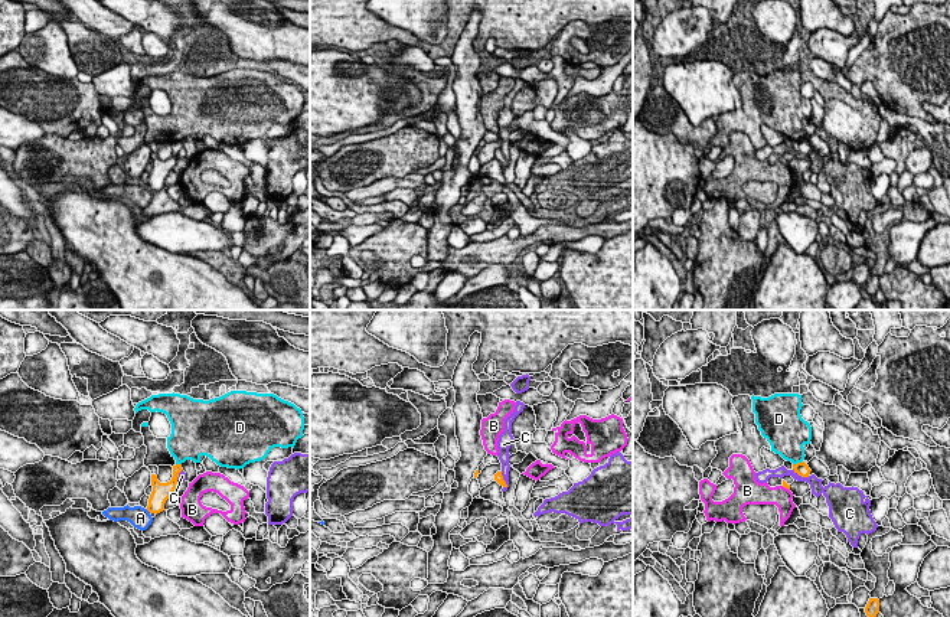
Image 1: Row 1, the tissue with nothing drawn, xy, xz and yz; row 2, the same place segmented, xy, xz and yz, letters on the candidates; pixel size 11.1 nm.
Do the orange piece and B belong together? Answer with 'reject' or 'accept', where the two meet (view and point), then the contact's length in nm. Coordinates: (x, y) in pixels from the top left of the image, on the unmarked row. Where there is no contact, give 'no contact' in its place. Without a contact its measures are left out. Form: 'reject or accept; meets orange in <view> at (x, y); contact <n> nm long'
reject; meets orange in yz at (786, 165); contact 110 nm long

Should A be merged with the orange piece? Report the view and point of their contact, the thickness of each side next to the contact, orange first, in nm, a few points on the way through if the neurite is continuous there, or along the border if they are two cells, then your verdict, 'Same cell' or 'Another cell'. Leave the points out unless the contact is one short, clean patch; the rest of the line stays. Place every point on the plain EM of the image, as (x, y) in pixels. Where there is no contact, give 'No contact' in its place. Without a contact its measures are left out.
Touches orange at xy (149, 188). Thickness 200 nm (orange) against 240 nm. Boundary: xy (146, 186), (150, 189). Another cell

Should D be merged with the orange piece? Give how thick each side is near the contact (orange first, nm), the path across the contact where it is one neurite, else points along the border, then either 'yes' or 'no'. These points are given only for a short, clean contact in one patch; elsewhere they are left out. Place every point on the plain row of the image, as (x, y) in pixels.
calibres 160 and 320 nm; border yz (802, 137), (793, 141); no

